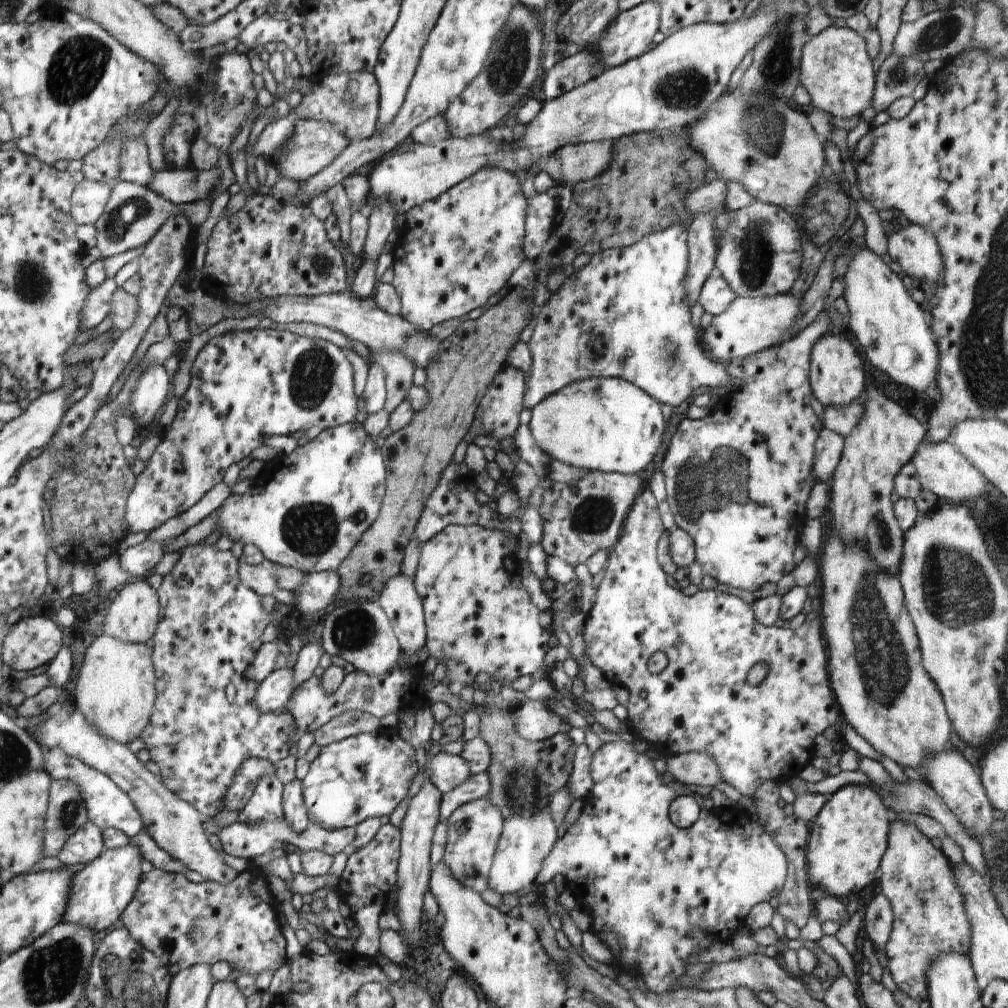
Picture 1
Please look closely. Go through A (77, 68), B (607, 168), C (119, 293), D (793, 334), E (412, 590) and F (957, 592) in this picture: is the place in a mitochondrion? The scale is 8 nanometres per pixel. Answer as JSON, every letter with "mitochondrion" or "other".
{"A":"mitochondrion","B":"other","C":"other","D":"other","E":"other","F":"mitochondrion"}

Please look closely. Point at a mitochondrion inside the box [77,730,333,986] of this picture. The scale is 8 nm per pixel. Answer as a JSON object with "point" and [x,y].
{"point":[168,944]}

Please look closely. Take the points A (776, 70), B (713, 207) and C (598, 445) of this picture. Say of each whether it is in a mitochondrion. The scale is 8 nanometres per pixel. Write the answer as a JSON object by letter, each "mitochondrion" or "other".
{"A":"mitochondrion","B":"other","C":"other"}

